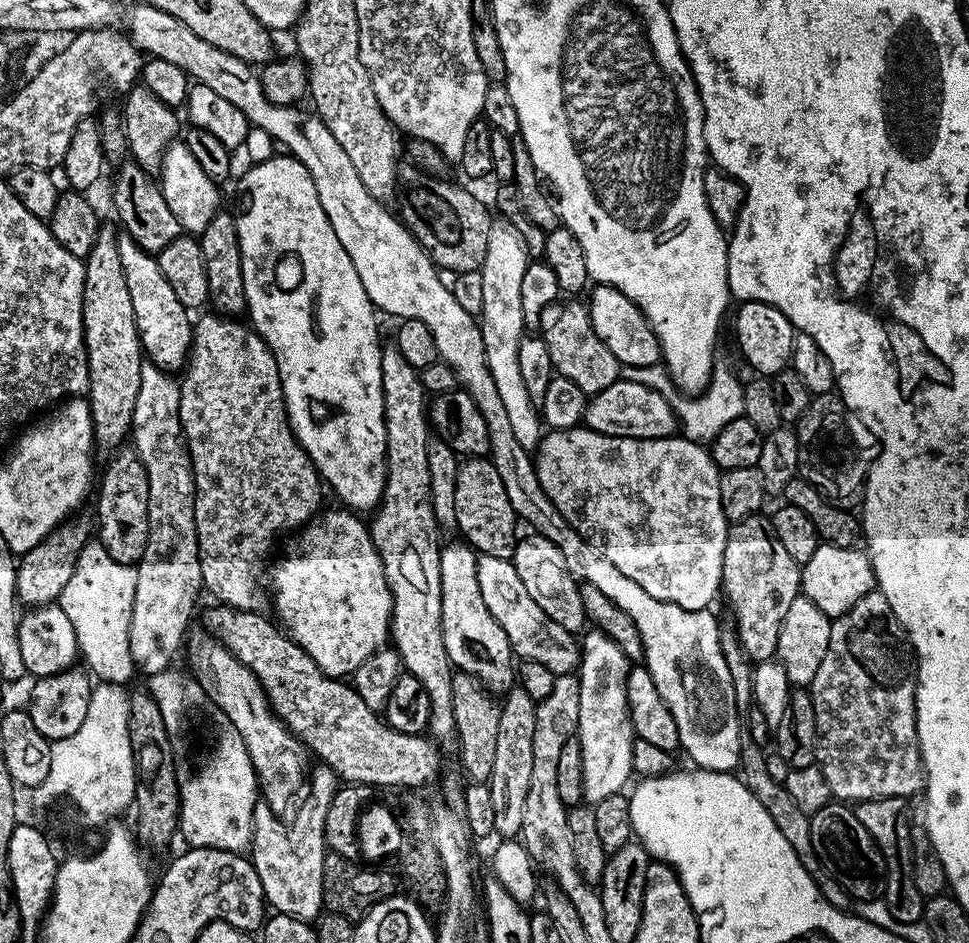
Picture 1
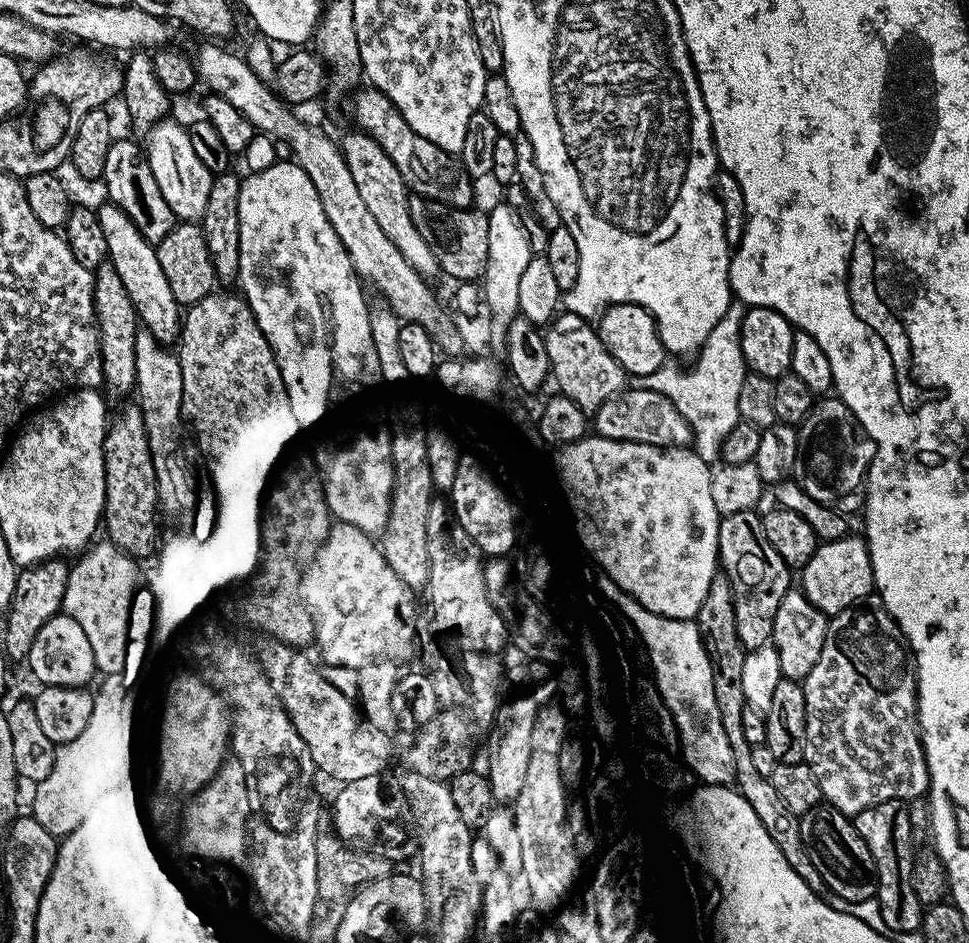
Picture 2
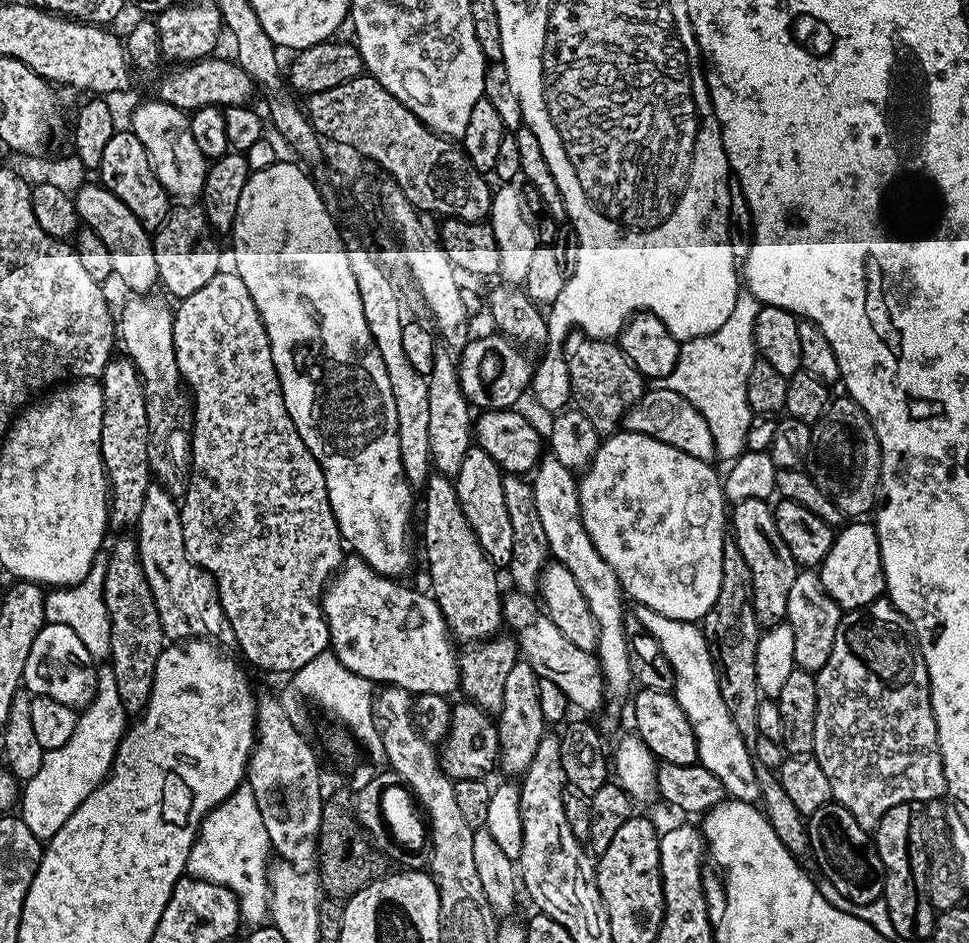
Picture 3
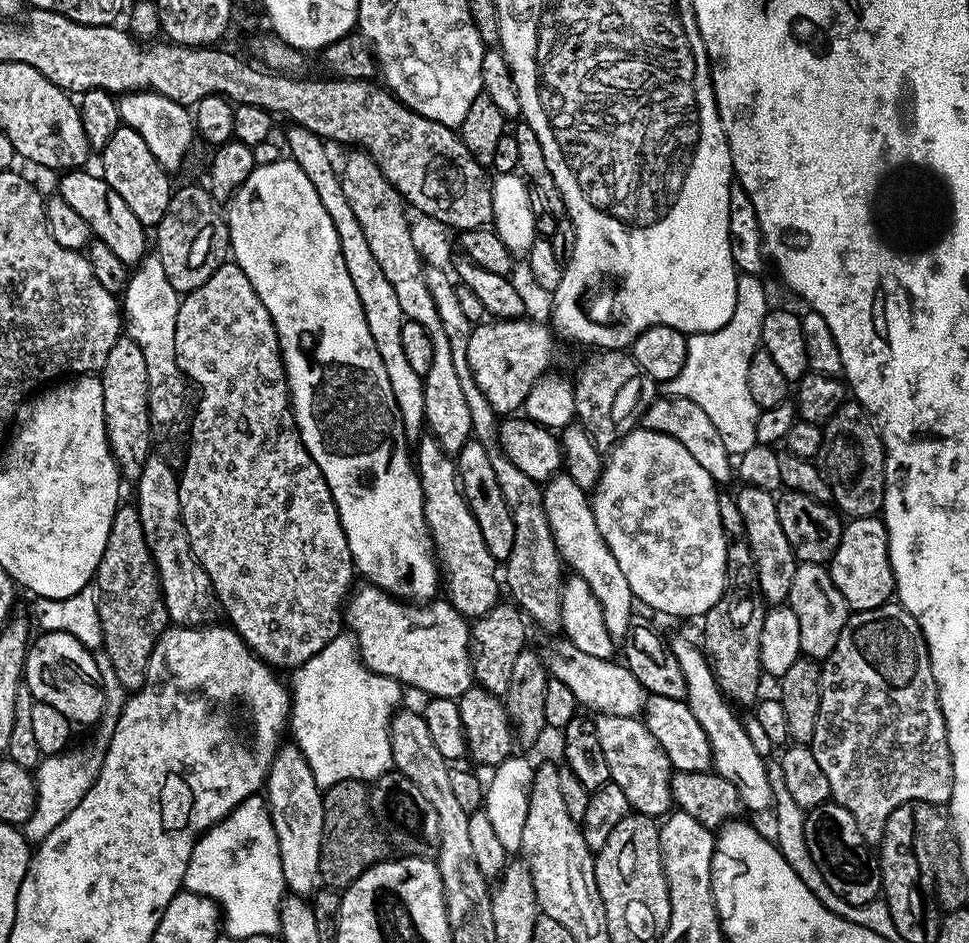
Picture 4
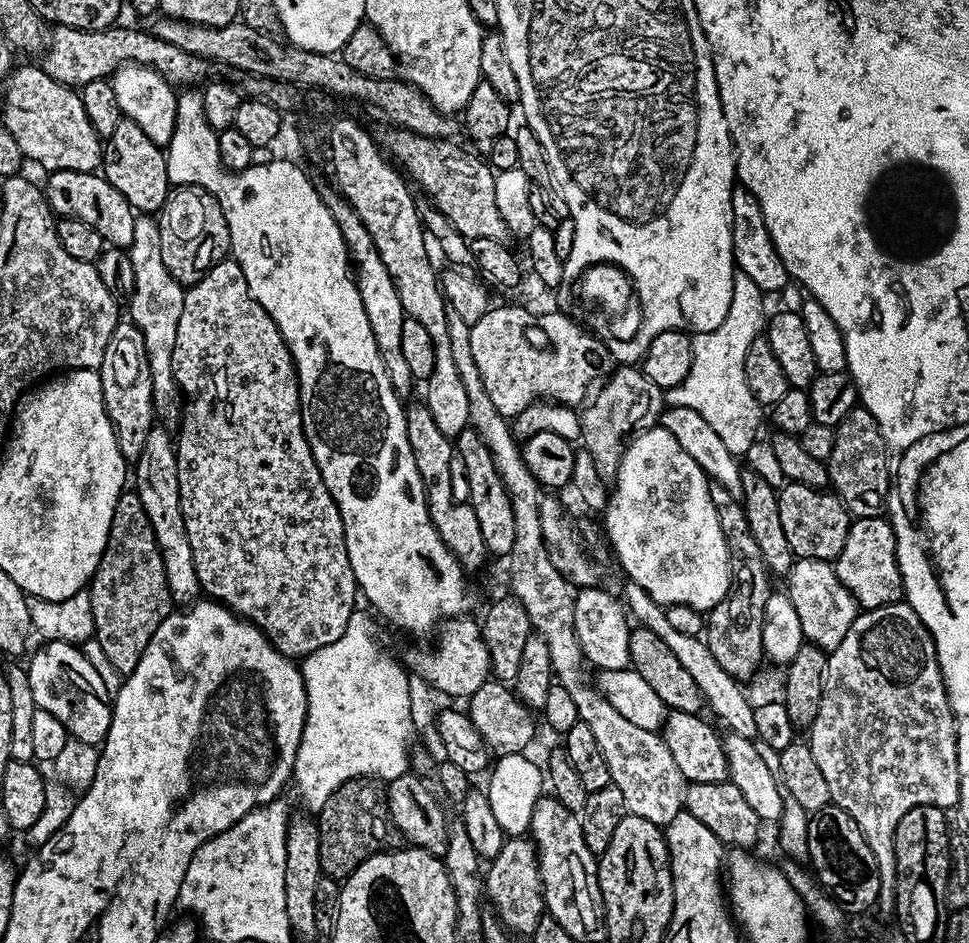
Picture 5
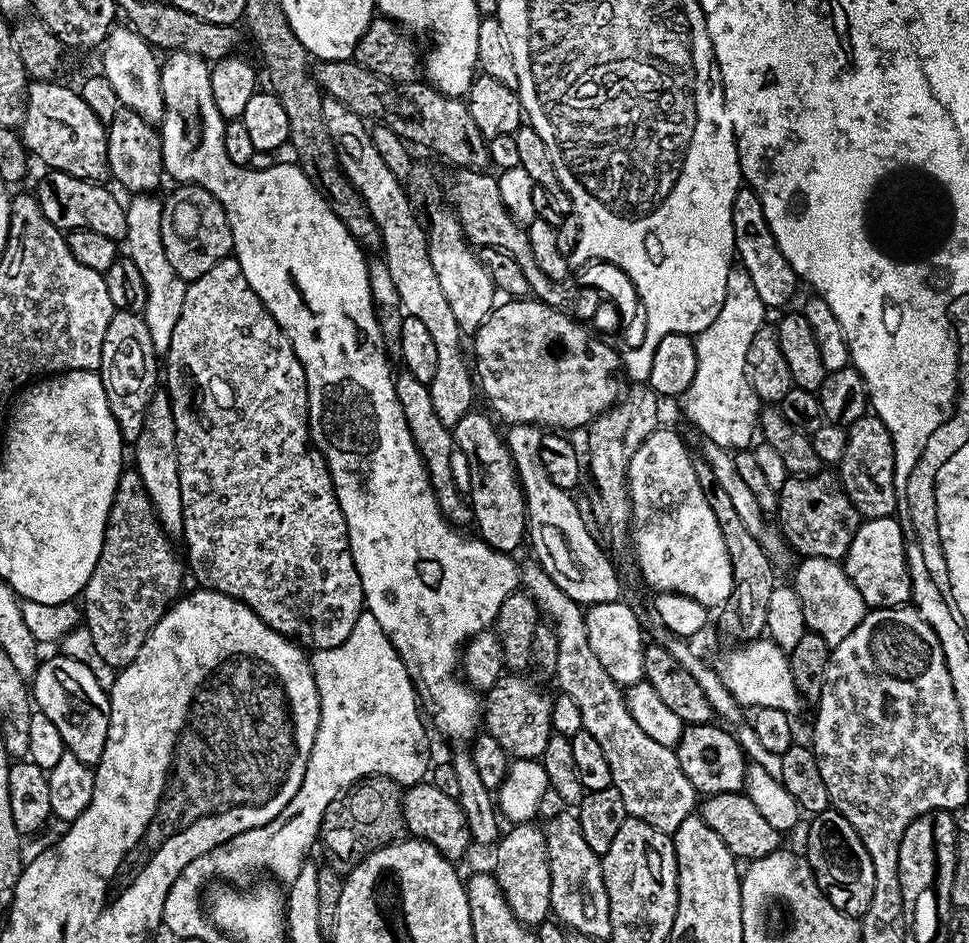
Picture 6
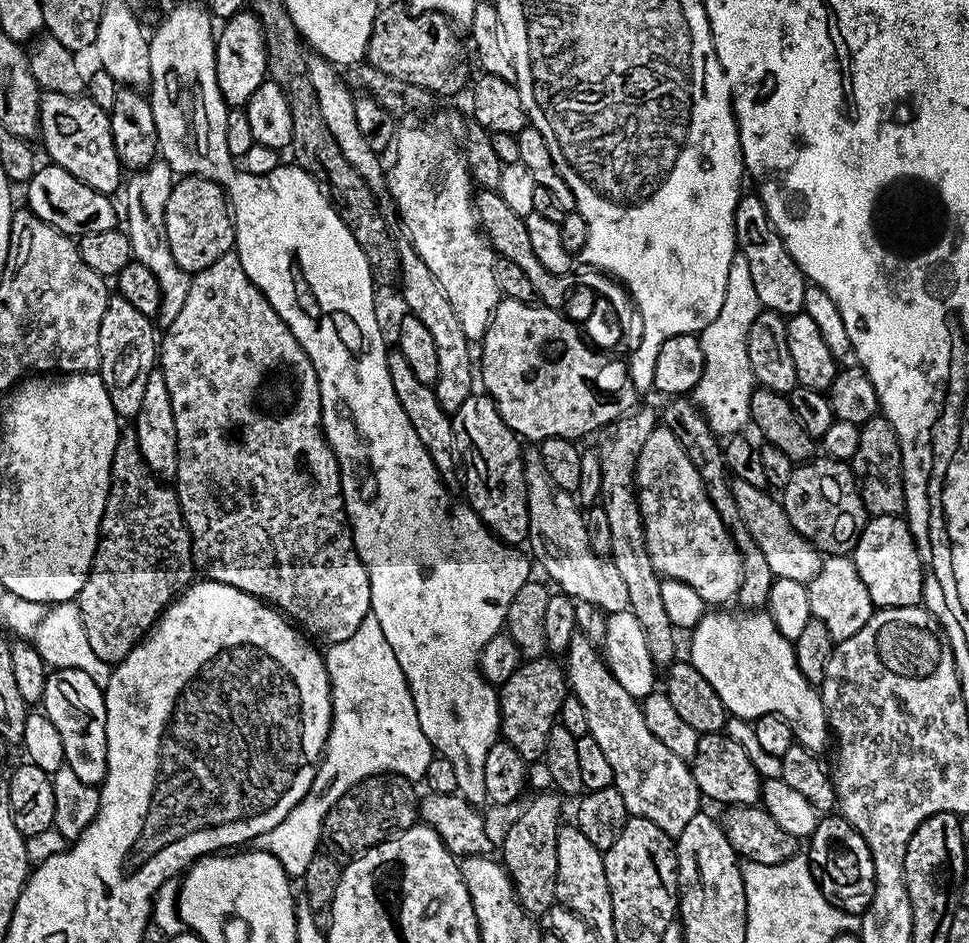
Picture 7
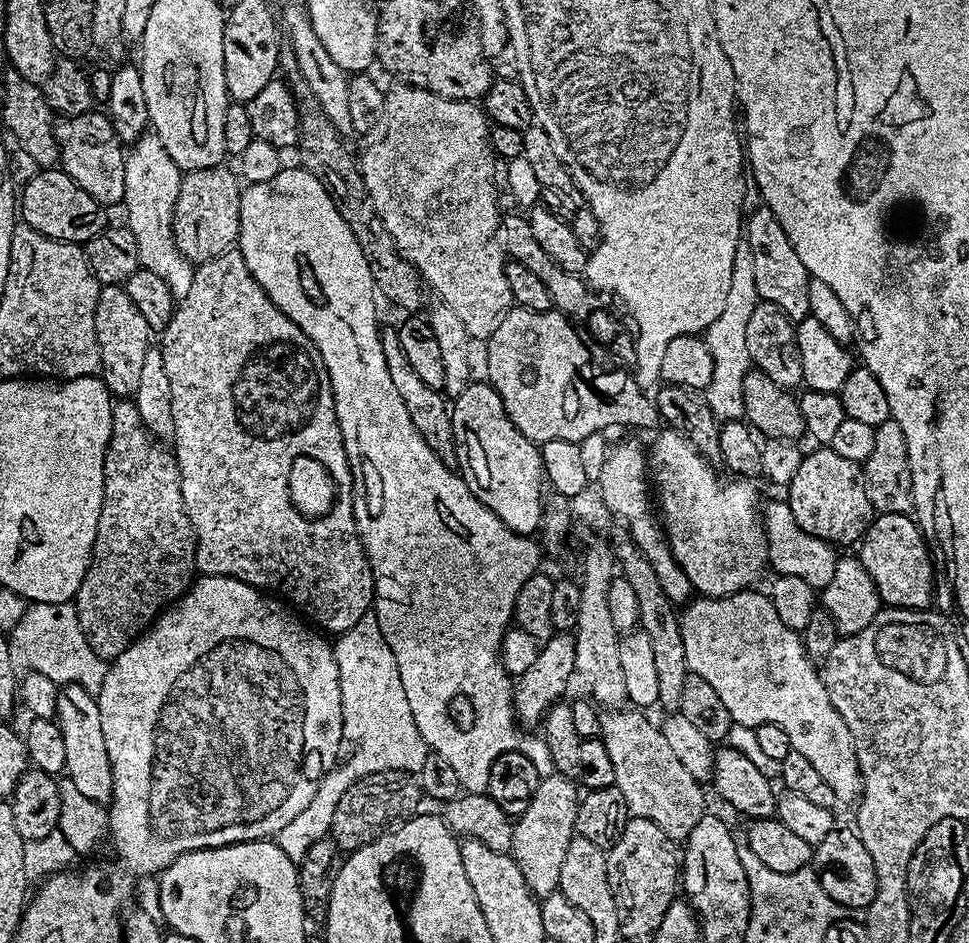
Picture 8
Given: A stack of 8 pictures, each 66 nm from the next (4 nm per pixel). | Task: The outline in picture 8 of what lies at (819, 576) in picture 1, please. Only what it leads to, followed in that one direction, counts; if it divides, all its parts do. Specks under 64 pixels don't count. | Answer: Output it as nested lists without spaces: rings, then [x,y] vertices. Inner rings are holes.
[[[877,515],[858,545],[858,558],[887,607],[924,610],[931,605],[928,603],[933,603],[934,560],[919,524],[911,515]]]

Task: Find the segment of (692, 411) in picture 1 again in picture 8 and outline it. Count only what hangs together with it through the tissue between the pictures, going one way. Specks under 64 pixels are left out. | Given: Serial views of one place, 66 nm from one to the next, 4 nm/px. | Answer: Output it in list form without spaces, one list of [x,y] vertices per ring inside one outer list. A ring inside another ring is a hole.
[[[741,242],[736,245],[730,270],[730,290],[726,290],[726,303],[722,305],[722,314],[718,314],[718,318],[714,318],[712,325],[706,329],[710,358],[714,358],[714,374],[702,395],[720,422],[739,420],[744,414],[742,382],[750,370],[746,350],[746,325],[750,323],[750,314],[754,314],[754,306],[760,301],[758,286],[754,286],[754,261],[750,258],[750,246]]]

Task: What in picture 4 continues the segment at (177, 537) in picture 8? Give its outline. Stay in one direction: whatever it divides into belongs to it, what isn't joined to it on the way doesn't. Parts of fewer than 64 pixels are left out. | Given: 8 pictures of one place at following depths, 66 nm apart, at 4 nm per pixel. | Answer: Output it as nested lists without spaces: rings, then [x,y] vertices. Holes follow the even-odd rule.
[[[121,503],[116,509],[106,538],[106,550],[96,568],[94,588],[98,593],[96,602],[101,618],[102,651],[110,658],[114,674],[118,674],[118,682],[122,682],[125,693],[137,692],[148,676],[150,654],[170,621],[160,579],[146,546],[146,534],[142,534],[140,515],[131,503]]]

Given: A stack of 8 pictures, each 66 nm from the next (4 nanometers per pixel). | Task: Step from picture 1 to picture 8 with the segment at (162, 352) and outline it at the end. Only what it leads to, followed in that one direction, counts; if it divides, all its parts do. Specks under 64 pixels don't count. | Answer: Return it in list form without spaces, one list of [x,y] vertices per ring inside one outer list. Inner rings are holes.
[[[59,167],[37,171],[35,178],[23,185],[18,196],[18,212],[23,223],[52,240],[66,240],[81,246],[106,226],[105,205],[86,194],[86,190],[79,188]]]

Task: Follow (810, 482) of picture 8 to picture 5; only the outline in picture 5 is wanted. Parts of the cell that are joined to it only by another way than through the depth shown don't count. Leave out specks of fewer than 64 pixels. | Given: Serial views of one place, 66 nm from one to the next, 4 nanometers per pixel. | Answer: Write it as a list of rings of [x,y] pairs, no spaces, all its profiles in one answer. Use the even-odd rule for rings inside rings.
[[[788,482],[777,491],[776,497],[778,518],[782,522],[782,531],[786,533],[786,542],[790,542],[793,557],[835,562],[838,554],[842,554],[842,546],[846,546],[846,534],[853,522],[847,506],[836,493]]]

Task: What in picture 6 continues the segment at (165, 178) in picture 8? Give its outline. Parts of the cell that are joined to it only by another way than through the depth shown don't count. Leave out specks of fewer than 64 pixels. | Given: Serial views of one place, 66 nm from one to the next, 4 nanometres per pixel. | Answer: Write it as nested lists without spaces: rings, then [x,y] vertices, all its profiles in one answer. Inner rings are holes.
[[[136,194],[131,197],[132,201],[127,201],[124,213],[126,214],[126,226],[128,234],[126,237],[126,255],[138,266],[138,271],[142,274],[142,282],[146,282],[146,302],[144,303],[143,318],[146,322],[146,330],[150,330],[150,342],[154,342],[154,350],[158,354],[167,353],[170,346],[170,334],[174,326],[178,326],[178,314],[182,314],[182,306],[186,298],[188,284],[170,266],[170,261],[166,258],[166,250],[162,246],[162,210],[164,205],[161,197],[156,194]]]

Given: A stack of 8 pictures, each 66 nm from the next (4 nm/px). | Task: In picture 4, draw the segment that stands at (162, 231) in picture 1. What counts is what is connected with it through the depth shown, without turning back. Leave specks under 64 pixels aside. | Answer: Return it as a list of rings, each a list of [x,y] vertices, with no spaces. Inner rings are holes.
[[[121,126],[114,130],[114,138],[106,142],[102,155],[99,157],[104,180],[112,187],[114,194],[122,197],[122,202],[130,206],[134,218],[146,226],[155,226],[167,214],[170,206],[170,198],[174,191],[174,184],[171,184],[169,173],[150,154],[150,146],[146,146],[142,134],[138,134],[130,127]]]

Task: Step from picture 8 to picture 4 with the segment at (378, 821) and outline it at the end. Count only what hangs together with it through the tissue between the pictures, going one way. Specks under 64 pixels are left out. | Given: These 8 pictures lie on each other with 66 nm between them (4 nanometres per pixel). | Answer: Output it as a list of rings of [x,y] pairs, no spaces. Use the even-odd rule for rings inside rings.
[[[343,780],[323,793],[324,837],[320,851],[320,878],[329,888],[347,888],[366,869],[373,868],[389,855],[387,839],[375,832],[378,825],[368,804],[368,794],[369,789],[362,780]]]

